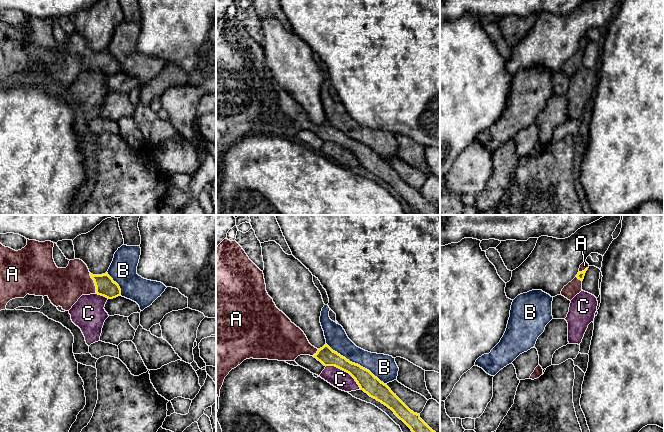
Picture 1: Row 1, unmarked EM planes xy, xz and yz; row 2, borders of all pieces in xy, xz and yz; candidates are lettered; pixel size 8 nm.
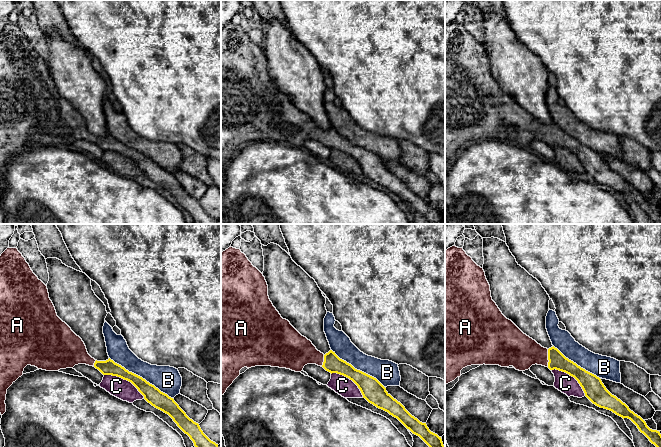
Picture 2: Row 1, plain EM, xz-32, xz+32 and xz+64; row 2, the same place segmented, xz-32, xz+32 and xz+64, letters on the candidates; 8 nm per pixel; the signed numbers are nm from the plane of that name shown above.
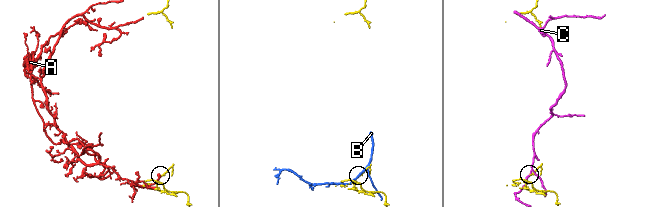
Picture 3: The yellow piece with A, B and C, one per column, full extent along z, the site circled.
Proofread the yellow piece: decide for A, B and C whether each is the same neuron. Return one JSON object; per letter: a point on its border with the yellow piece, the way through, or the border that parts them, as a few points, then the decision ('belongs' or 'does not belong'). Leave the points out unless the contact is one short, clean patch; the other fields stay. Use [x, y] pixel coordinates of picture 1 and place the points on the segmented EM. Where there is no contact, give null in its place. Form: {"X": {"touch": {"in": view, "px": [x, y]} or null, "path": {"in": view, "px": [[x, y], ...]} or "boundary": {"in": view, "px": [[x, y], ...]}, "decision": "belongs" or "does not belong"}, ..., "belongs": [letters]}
{"A": {"touch": {"in": "xy", "px": [94, 282]}, "decision": "belongs"}, "B": {"touch": {"in": "xz", "px": [356, 364]}, "decision": "does not belong"}, "C": {"touch": {"in": "xz", "px": [345, 371]}, "decision": "does not belong"}, "belongs": ["A"]}

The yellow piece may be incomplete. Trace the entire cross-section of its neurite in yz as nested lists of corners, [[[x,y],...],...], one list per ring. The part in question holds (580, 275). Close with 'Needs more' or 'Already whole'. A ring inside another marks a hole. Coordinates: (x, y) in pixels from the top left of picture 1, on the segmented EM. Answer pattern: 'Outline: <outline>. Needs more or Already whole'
Outline: [[[585,261],[580,265],[579,272],[576,277],[569,282],[561,291],[561,295],[572,300],[577,294],[582,290],[582,281],[584,279],[585,273],[588,270],[589,264]]]. Needs more

